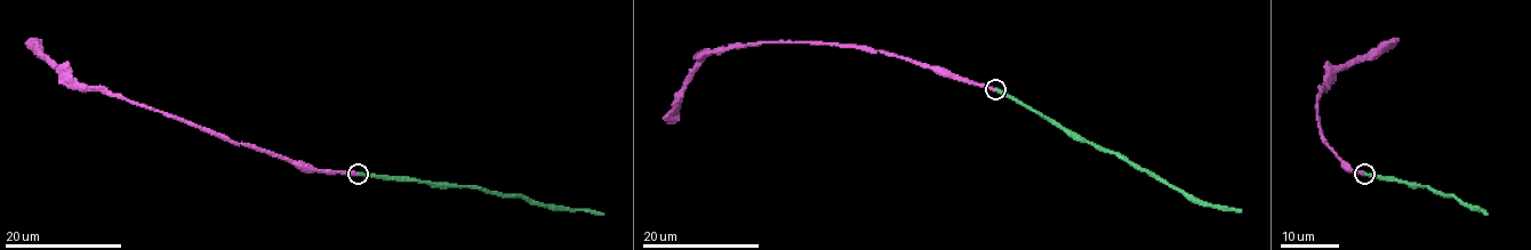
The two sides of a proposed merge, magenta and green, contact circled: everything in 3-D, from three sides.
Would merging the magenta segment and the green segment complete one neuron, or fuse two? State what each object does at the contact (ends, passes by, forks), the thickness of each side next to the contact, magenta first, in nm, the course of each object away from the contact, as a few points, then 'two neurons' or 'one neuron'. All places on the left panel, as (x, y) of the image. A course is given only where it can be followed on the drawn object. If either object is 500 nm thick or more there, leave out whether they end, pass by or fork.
magenta ends there; green ends there; 360 nm thick on the magenta side, 380 nm on the other; magenta runs (359, 174), (306, 169), (294, 161), (231, 143), (99, 90), (82, 89), (30, 38); green runs (359, 174), (481, 187), (503, 194), (521, 194), (532, 201), (603, 215); one neuron

